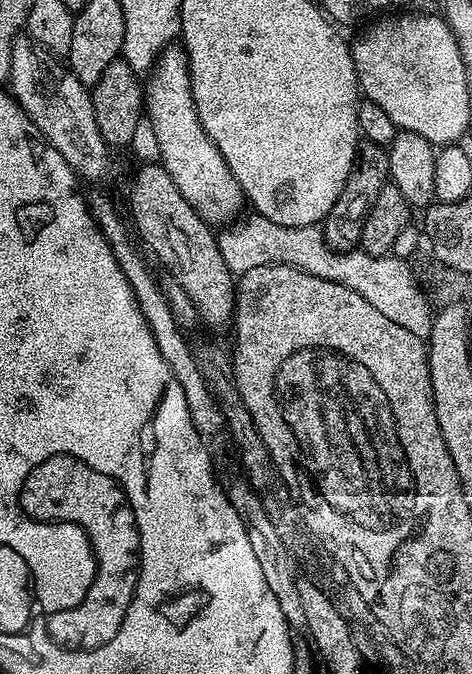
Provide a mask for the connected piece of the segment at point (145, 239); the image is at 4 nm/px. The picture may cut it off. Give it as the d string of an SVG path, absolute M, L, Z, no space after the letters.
M141 164L144 165L133 174L132 189L128 192L135 235L139 243L145 249L148 247L161 264L168 268L167 275L176 280L178 286L186 290L186 294L190 294L190 302L194 302L200 320L220 328L227 320L229 323L233 319L236 311L237 281L222 258L217 233L213 225L203 220L190 206L190 202L182 198L178 186L174 186L174 180L163 164Z

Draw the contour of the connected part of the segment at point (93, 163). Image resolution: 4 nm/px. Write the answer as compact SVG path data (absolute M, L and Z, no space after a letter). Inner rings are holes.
M20 35L12 43L11 48L11 74L8 79L8 86L16 103L31 118L39 128L39 132L54 146L54 150L62 158L66 159L66 164L75 170L76 175L83 181L98 182L108 172L108 155L110 149L98 130L98 122L94 115L94 106L91 91L87 85L78 81L71 69L65 65L47 49L37 44L27 35Z

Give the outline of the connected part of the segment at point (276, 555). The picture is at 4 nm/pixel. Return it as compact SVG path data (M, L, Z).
M244 478L234 481L232 484L229 483L226 491L231 505L245 520L247 537L250 538L254 556L258 558L259 565L262 567L263 574L266 575L266 582L270 586L271 592L278 598L279 606L282 609L282 614L286 617L289 629L293 635L305 635L308 631L306 615L297 590L295 573L292 574L292 566L290 564L292 556L282 542L282 538L279 537L278 530L275 529L273 522L270 521L270 516L266 514L260 496L257 495L252 485Z

